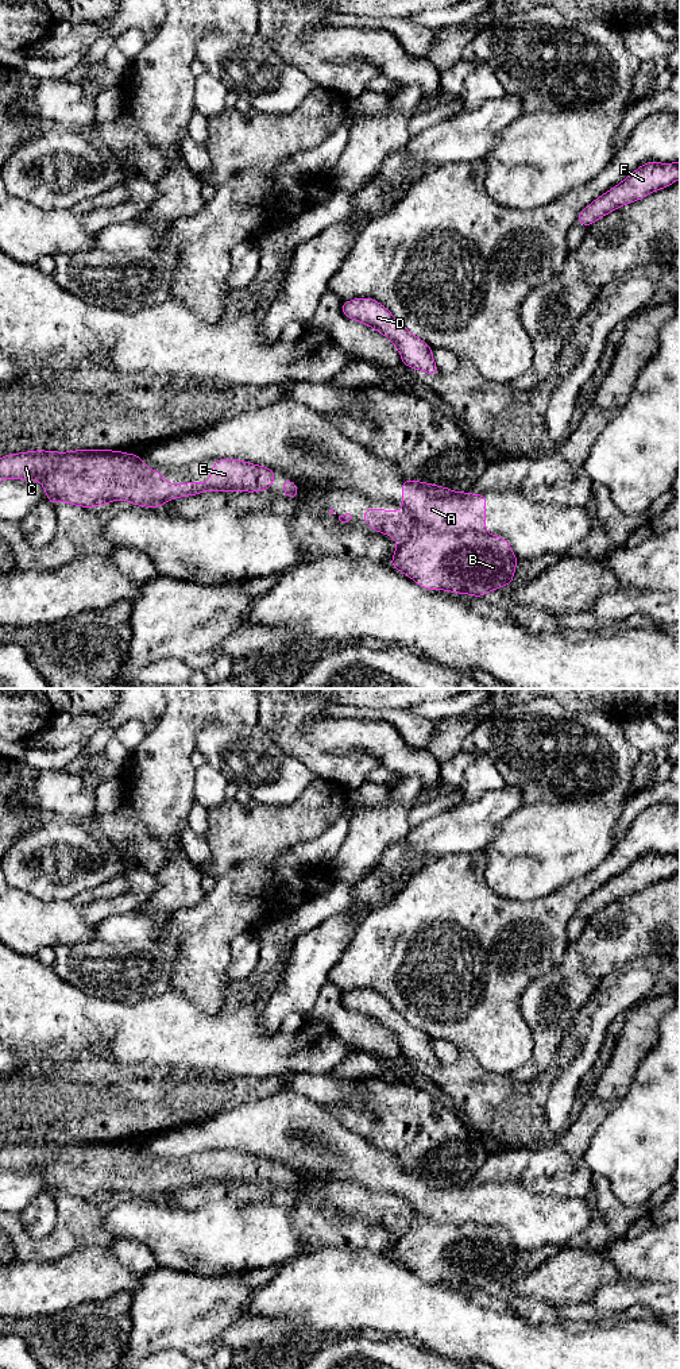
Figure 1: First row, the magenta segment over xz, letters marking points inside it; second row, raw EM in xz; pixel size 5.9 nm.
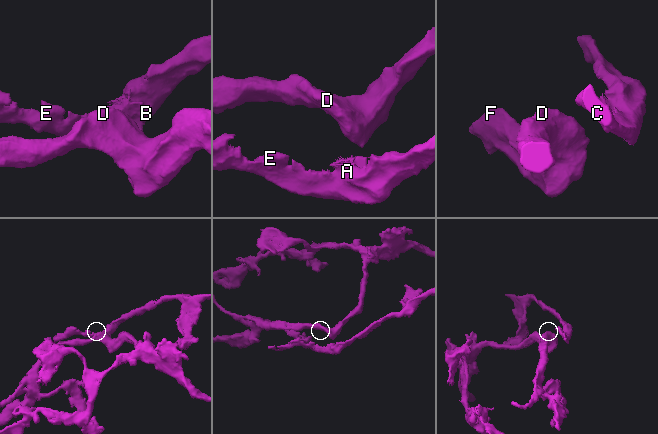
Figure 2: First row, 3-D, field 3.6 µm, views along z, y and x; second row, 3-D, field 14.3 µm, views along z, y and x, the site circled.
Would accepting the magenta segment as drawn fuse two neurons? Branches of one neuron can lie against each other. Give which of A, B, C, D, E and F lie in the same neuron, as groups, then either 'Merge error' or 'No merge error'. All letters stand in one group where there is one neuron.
Groups: A / B C D E F. Merge error

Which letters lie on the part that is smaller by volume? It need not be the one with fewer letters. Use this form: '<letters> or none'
A

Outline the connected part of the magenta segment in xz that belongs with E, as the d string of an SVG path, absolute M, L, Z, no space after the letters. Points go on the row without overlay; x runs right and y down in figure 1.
M35 1141L7 1145L0 1150L0 1173L5 1169L20 1172L39 1172L53 1196L67 1193L92 1200L124 1191L136 1198L161 1199L173 1189L190 1188L210 1183L263 1183L273 1179L275 1162L270 1158L243 1153L240 1150L217 1149L210 1158L209 1173L185 1173L175 1176L166 1173L158 1161L150 1161L142 1148L113 1141L74 1141L67 1144Z

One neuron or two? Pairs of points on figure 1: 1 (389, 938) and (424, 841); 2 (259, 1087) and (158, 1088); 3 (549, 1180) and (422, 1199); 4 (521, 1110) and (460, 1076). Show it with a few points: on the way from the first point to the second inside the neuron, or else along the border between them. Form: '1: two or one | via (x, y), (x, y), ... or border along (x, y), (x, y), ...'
1: two | border along (466, 853), (443, 855), (435, 859)
2: one | via (234, 1090), (184, 1090)
3: two | border along (491, 1182), (518, 1182), (533, 1192), (552, 1196)
4: one | via (506, 1110), (486, 1102), (475, 1091)

